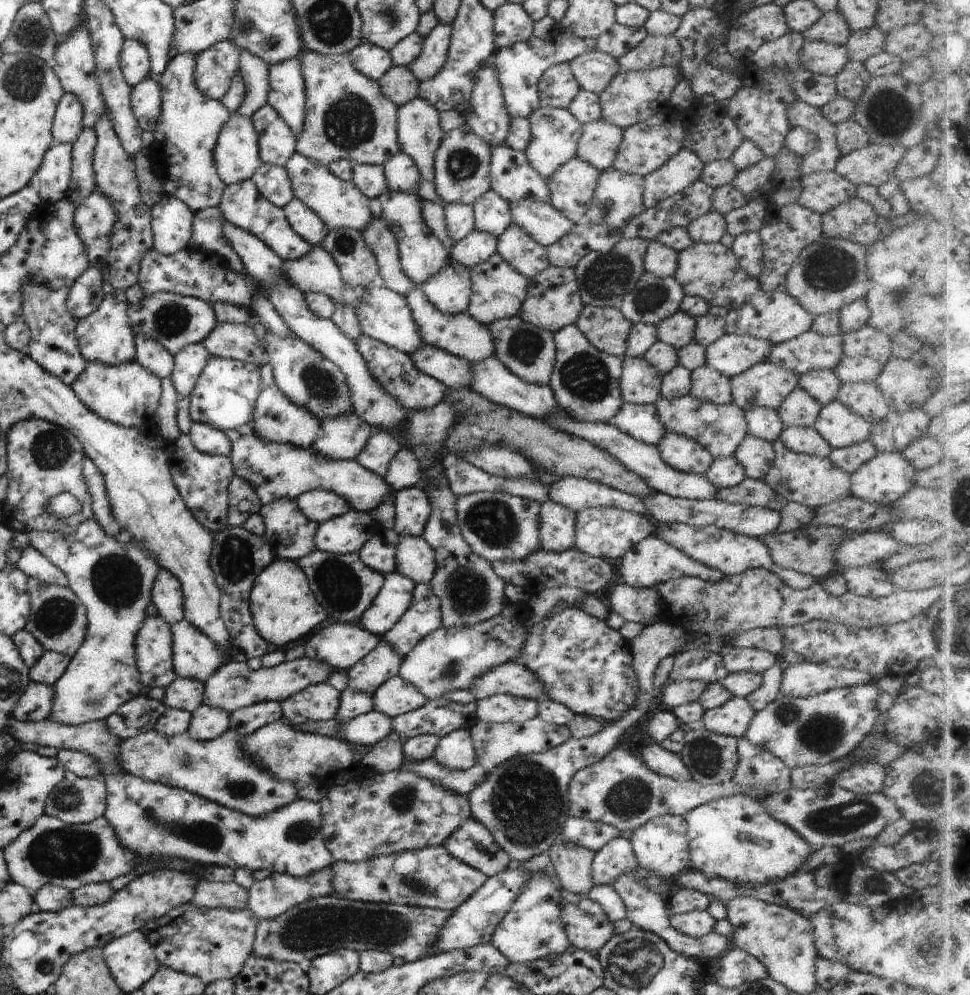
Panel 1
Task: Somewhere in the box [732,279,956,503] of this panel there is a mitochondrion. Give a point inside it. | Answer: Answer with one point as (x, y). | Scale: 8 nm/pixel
(898, 297)

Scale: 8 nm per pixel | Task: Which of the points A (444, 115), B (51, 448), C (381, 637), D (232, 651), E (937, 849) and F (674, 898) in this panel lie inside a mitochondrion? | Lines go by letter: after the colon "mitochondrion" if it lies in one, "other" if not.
A: other
B: mitochondrion
C: other
D: other
E: other
F: other

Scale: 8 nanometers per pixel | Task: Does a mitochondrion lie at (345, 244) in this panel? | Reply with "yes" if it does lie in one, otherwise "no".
yes

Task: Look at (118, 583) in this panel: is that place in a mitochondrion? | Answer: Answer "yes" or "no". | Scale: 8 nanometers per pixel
yes

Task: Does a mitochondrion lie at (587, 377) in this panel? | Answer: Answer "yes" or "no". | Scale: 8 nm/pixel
yes

